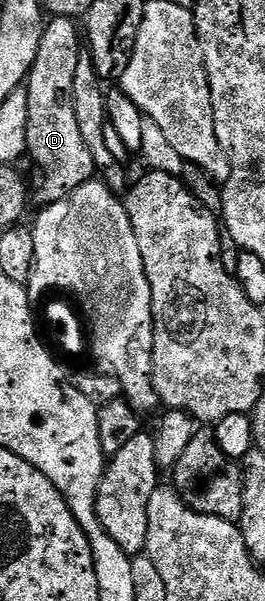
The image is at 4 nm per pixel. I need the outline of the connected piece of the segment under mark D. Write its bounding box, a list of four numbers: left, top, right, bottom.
[24,17,96,205]

